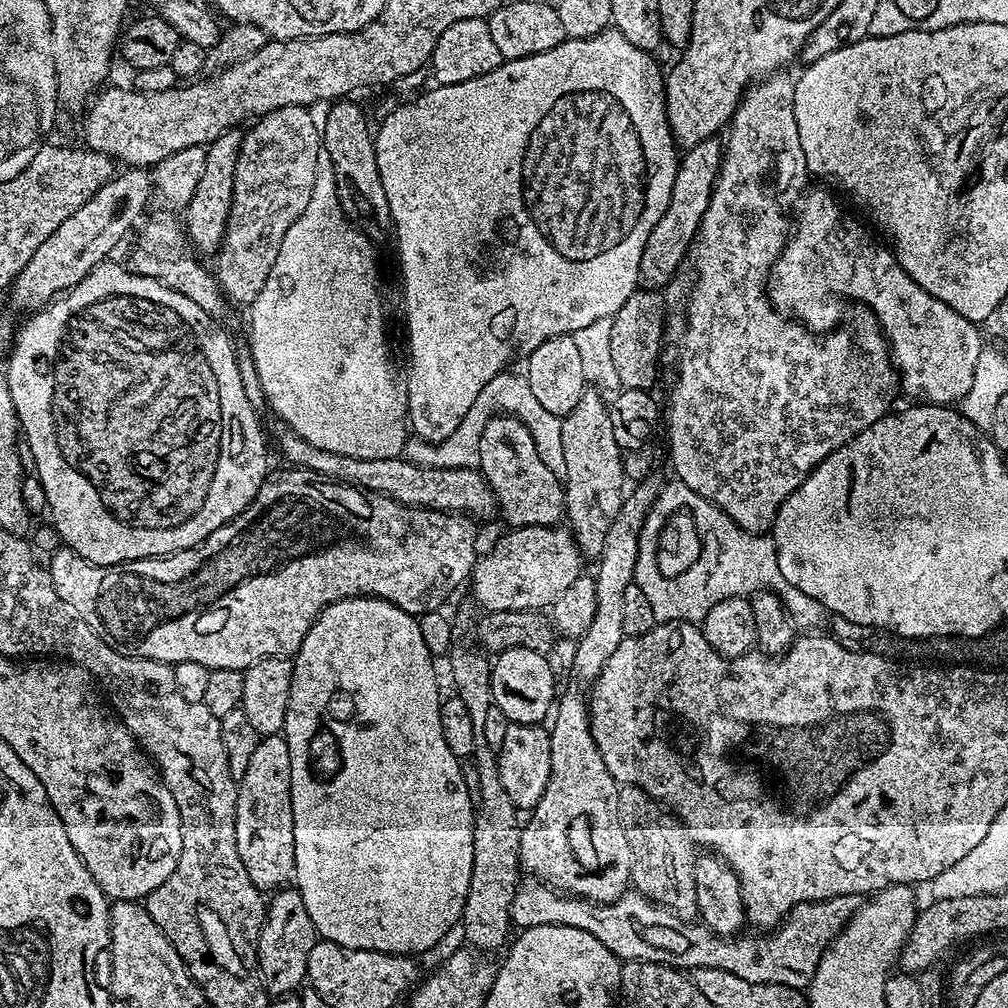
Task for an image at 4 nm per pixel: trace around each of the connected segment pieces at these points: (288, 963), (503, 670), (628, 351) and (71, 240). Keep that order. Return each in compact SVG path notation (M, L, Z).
M283 888L271 896L260 927L256 957L266 993L269 997L279 998L295 993L305 983L310 952L318 937L299 891Z
M522 647L506 649L491 661L492 703L511 723L540 724L549 719L558 696L550 660L547 655Z
M656 290L633 292L607 325L608 360L621 389L633 388L643 392L655 389L656 359L664 344L664 300L660 296L663 295Z
M125 167L122 171L124 172L117 171L112 179L92 195L91 200L78 206L78 210L74 210L74 214L70 214L70 218L66 218L66 222L62 222L62 226L58 226L58 230L54 230L54 234L50 234L50 238L46 238L46 242L42 242L42 246L34 250L34 258L26 262L26 266L17 274L10 289L12 304L18 311L31 314L41 308L47 308L61 294L82 282L82 278L90 275L99 264L105 263L111 257L108 255L123 242L124 235L135 226L136 219L143 214L148 200L150 204L153 199L152 177L147 168Z

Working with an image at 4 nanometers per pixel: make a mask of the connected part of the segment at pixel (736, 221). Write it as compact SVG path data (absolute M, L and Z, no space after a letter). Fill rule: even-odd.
M768 74L759 82L753 83L745 92L744 97L731 118L727 129L728 144L723 145L720 173L716 176L716 185L712 187L710 204L702 214L702 220L696 230L688 249L686 260L692 263L692 289L688 292L688 313L684 316L684 333L680 336L680 357L676 360L676 381L672 384L672 393L666 404L666 424L668 420L668 448L672 451L672 468L676 471L675 479L681 484L690 486L694 494L706 498L714 506L718 506L742 530L747 532L767 533L776 520L778 510L798 486L821 464L834 450L838 450L846 442L850 442L862 430L874 426L893 407L892 395L898 392L898 373L892 363L888 340L880 330L880 323L867 310L852 320L849 328L837 327L835 330L817 334L808 331L803 324L777 311L768 300L768 274L774 262L782 254L784 243L790 235L790 220L784 217L784 208L780 203L784 195L791 190L792 184L803 189L809 183L810 173L806 166L806 154L802 154L802 142L798 142L798 122L794 122L794 90L796 85L793 77L780 76L784 74Z

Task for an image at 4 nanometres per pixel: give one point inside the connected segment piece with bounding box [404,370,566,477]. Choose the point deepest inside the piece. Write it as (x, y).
(509, 394)

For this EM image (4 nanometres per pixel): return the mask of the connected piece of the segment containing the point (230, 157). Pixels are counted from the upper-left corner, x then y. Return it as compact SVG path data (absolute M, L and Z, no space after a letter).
M235 127L207 145L206 167L202 170L202 179L198 181L198 187L194 189L188 205L182 209L182 216L184 216L182 227L187 233L187 240L196 252L197 250L201 252L199 253L201 257L212 256L219 248L221 250L225 247L231 206L234 202L234 178L241 139L241 129Z

